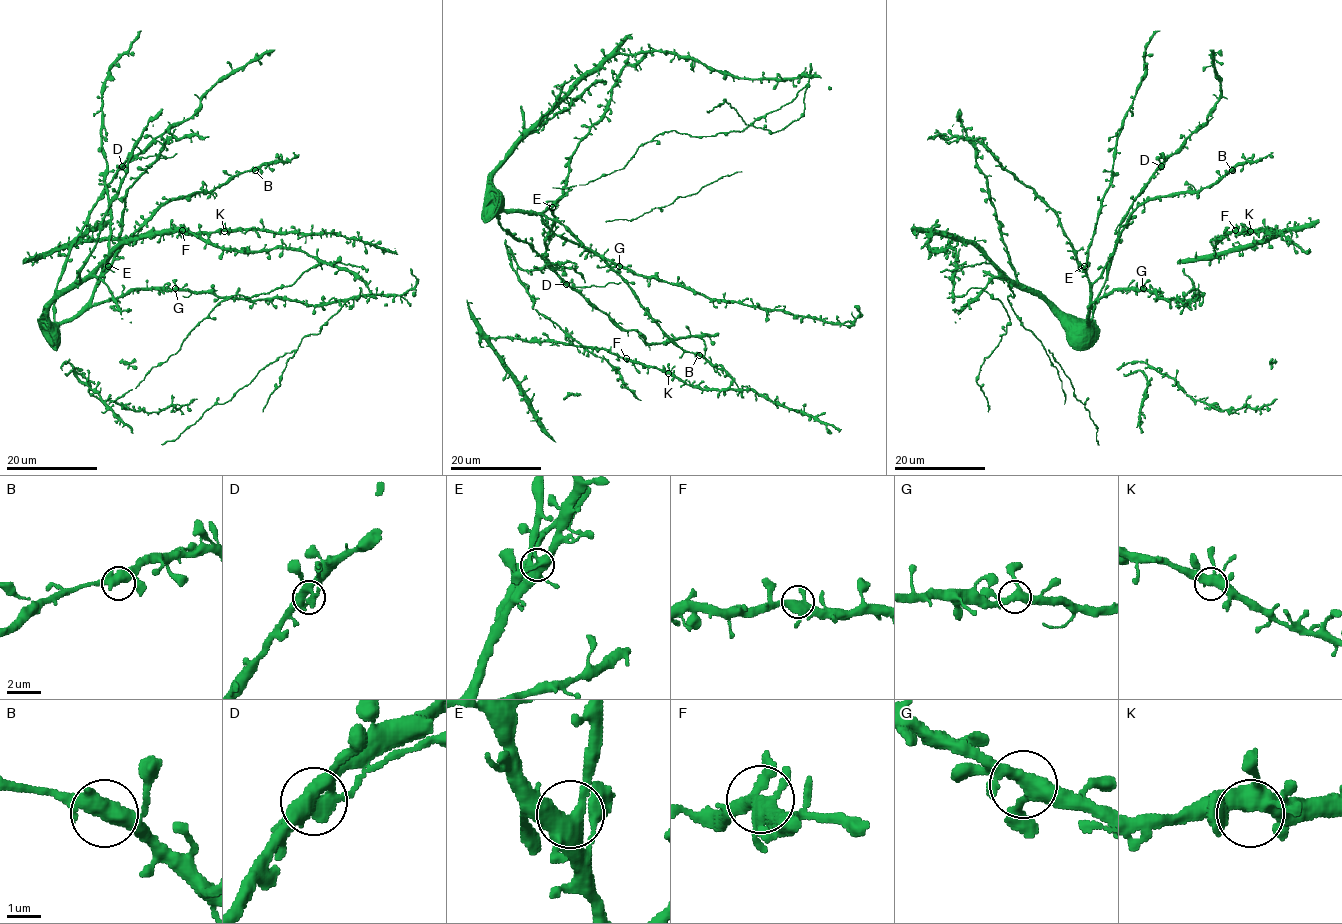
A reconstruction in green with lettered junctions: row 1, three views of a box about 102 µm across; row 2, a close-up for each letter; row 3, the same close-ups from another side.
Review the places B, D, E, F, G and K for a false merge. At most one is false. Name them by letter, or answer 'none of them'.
D

